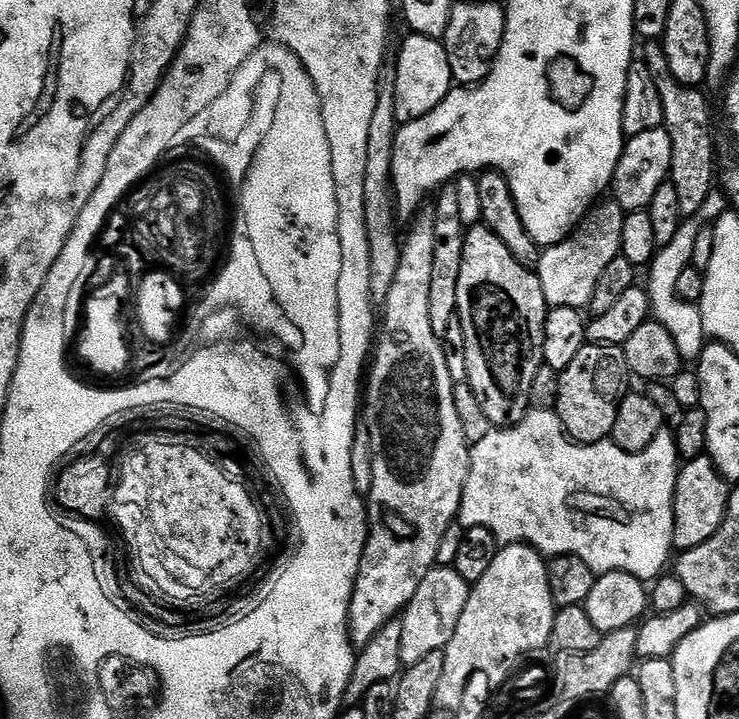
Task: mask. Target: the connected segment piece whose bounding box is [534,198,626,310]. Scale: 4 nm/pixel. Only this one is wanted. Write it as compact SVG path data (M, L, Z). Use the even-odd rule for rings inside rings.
M605 199L589 211L567 238L541 251L540 262L534 271L540 278L542 294L549 308L587 309L590 298L594 298L598 277L620 255L625 215L624 209L615 200Z

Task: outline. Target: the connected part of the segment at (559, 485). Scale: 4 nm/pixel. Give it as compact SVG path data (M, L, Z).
M532 408L512 428L496 428L482 442L471 445L470 470L466 478L466 486L463 488L462 502L460 503L460 515L458 523L469 528L485 528L495 534L501 545L528 544L545 557L553 556L577 556L586 562L598 574L606 572L625 572L636 576L645 582L652 582L669 567L670 557L673 555L672 534L674 532L674 490L676 489L676 474L678 471L678 457L676 454L676 437L671 431L665 430L646 446L644 452L621 452L614 450L611 443L602 444L578 444L568 439L563 428L560 427L560 418L553 409Z

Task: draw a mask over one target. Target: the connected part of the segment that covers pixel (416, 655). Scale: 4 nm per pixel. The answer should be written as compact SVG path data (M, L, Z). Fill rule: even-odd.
M437 566L431 568L422 578L422 586L414 594L402 613L402 665L417 664L426 654L444 652L458 628L459 619L466 609L470 585L456 573L455 567Z

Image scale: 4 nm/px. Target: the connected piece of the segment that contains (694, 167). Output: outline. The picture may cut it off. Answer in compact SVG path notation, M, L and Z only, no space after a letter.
M648 42L643 45L642 63L648 67L658 86L658 98L662 98L663 128L670 134L672 147L672 175L670 183L678 190L678 206L681 217L695 217L702 204L714 190L712 179L718 176L716 148L712 145L712 112L708 100L700 88L688 88L670 74L670 62L664 53L663 43Z

